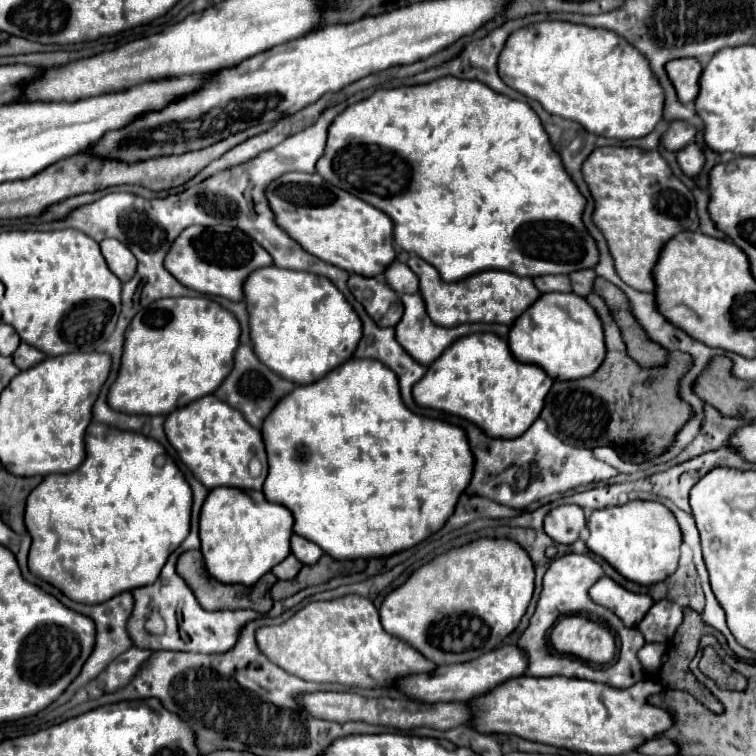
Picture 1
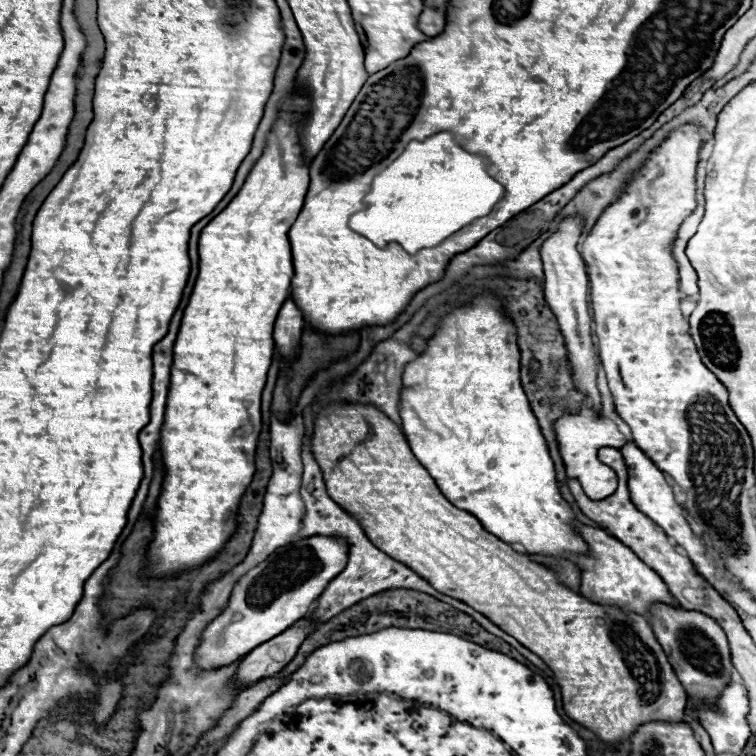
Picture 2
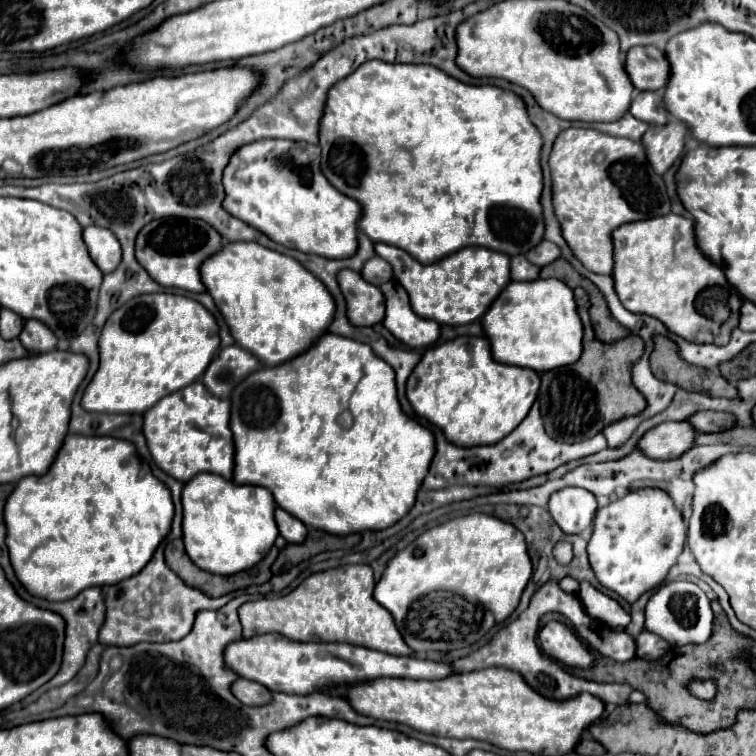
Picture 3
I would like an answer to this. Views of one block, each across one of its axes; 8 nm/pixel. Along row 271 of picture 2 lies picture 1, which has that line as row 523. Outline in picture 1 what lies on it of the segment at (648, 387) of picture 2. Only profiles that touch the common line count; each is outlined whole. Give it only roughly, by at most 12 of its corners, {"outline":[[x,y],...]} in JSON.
{"outline":[[660,502],[588,516],[586,546],[624,578],[662,582],[682,534]]}

